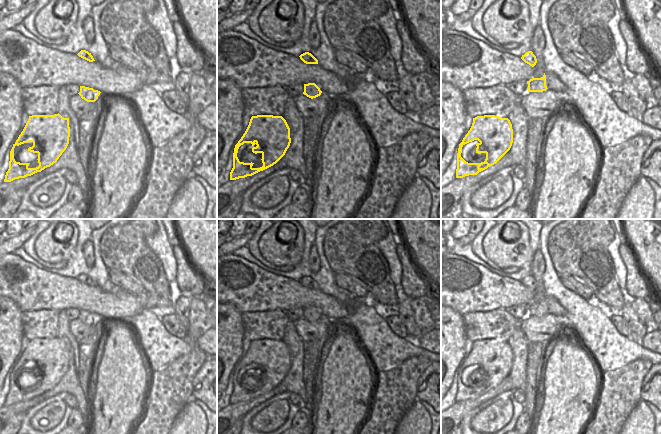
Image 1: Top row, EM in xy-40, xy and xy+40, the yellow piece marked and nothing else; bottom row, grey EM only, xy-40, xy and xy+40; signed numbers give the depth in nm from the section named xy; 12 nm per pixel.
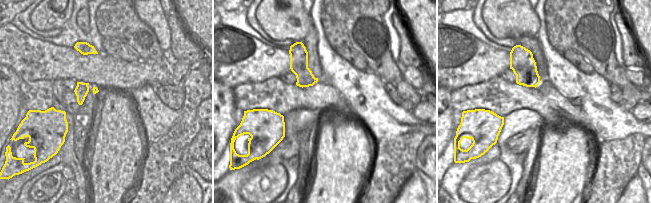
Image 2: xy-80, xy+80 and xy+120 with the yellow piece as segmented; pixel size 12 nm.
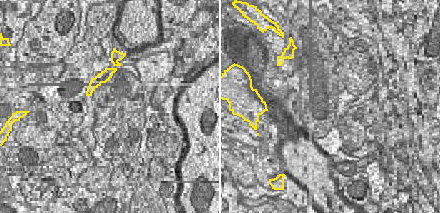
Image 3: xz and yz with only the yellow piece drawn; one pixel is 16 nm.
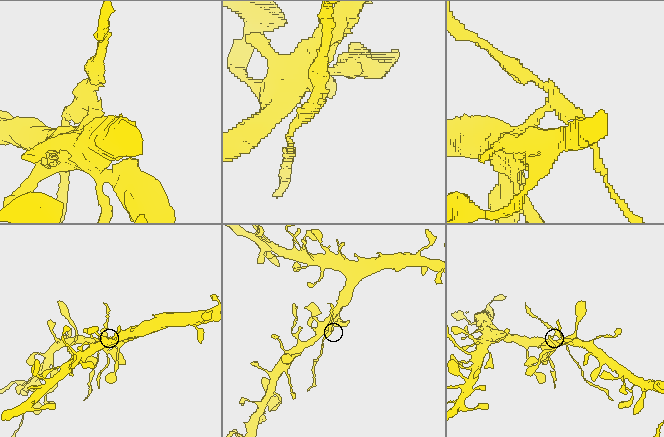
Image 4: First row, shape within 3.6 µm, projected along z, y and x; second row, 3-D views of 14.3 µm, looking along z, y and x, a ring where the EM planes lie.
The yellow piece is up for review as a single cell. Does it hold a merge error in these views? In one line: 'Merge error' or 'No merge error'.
Merge error.

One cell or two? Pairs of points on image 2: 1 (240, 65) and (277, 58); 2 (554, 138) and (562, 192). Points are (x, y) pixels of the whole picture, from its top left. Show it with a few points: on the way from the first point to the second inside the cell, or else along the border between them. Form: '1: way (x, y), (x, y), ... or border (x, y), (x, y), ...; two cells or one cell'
1: way (249, 61), (268, 61); one cell
2: way (558, 151), (562, 155), (562, 179); one cell

